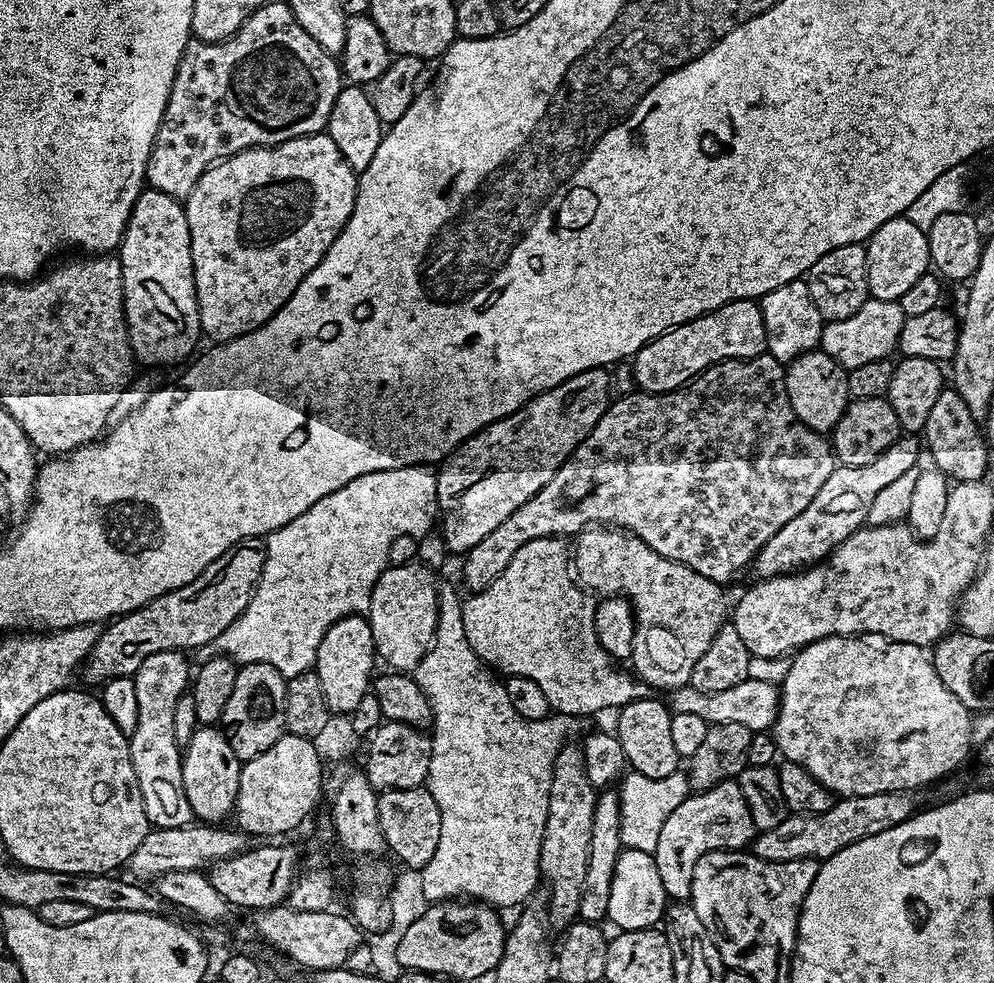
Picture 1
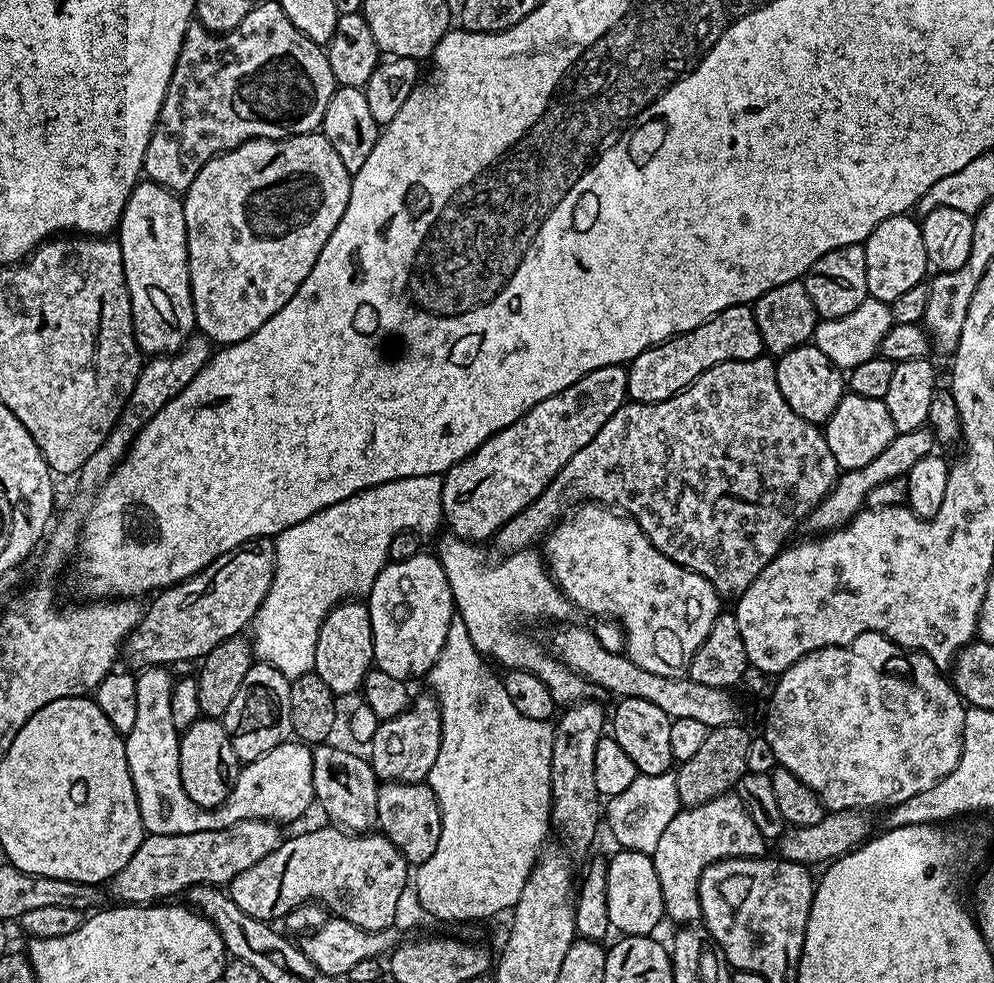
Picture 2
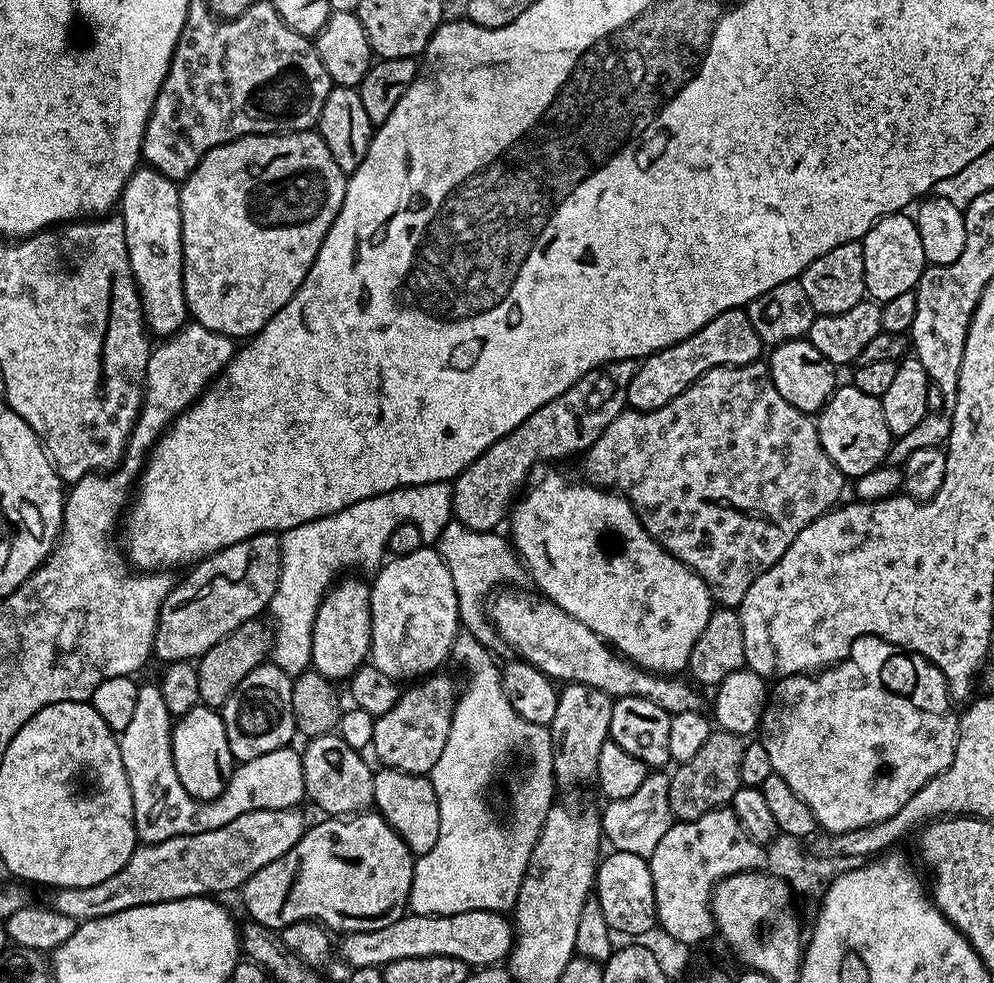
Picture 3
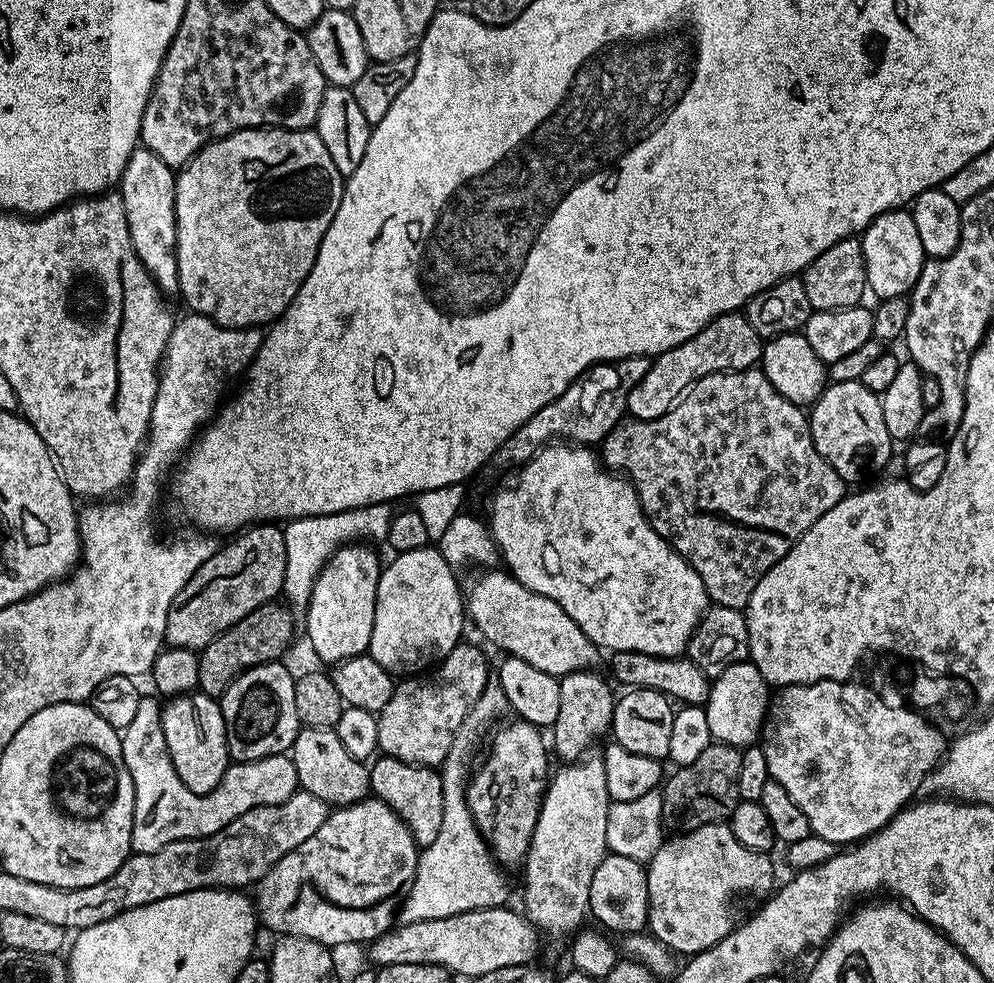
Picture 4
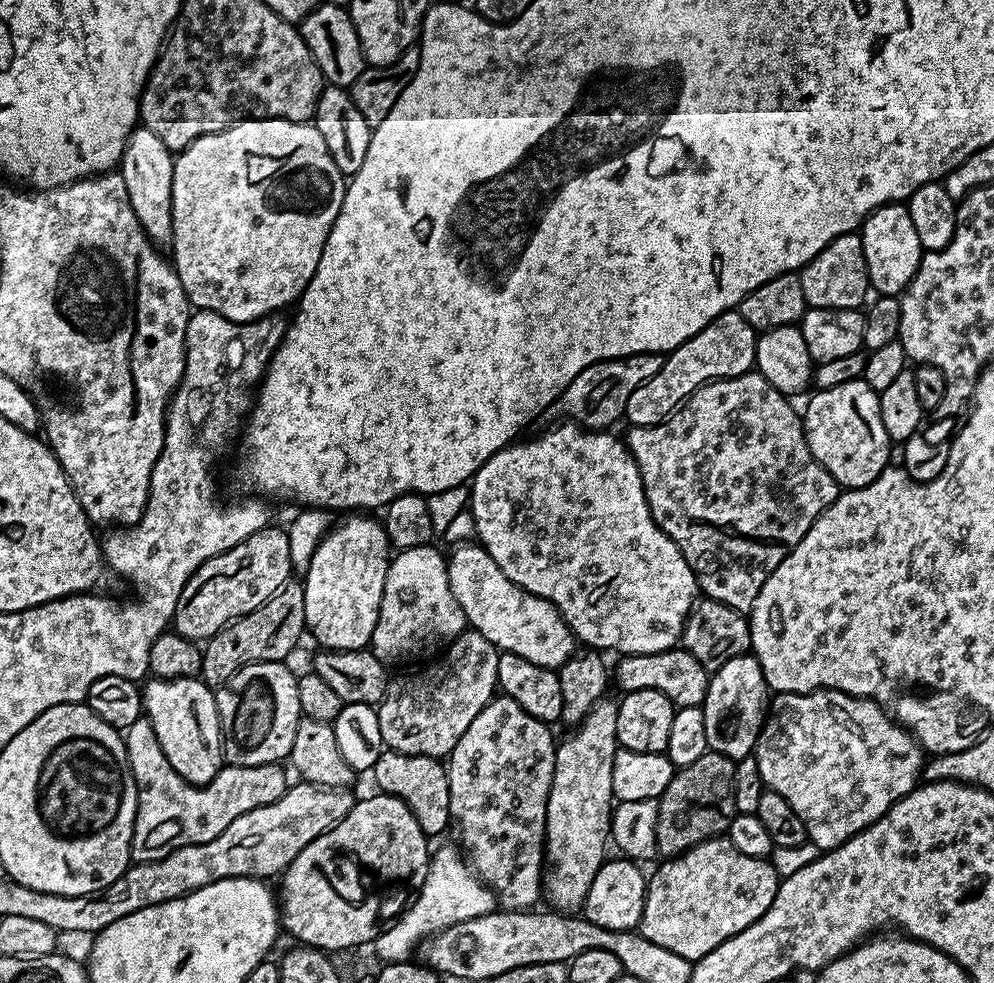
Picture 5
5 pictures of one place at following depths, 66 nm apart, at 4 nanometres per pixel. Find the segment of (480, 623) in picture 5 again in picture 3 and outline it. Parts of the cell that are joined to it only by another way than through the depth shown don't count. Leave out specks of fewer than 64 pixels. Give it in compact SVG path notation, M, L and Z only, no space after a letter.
M499 592L491 597L486 608L497 637L503 643L505 640L519 659L527 660L551 676L553 681L594 686L594 690L602 690L613 698L646 698L654 702L654 706L662 706L671 717L705 711L704 700L691 683L688 685L680 680L682 678L671 678L666 674L653 674L633 664L613 651L591 623L583 624L580 616L566 614L566 610L547 598L535 600L524 592Z

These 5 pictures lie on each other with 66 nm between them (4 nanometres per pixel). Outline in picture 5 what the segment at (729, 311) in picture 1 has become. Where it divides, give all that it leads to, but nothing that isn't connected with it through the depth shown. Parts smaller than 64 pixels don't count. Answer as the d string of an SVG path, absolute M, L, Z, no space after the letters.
M738 310L723 312L718 318L714 318L714 322L706 325L701 332L694 334L694 338L682 342L682 346L678 346L664 356L664 365L658 370L658 374L646 378L646 382L642 382L642 386L638 386L634 394L630 394L623 419L629 420L627 422L629 425L638 428L660 424L667 420L688 397L693 396L703 384L709 384L712 380L724 380L727 376L741 376L744 372L753 371L756 363L757 335L756 329L750 326L750 322L746 322L746 318L742 318Z

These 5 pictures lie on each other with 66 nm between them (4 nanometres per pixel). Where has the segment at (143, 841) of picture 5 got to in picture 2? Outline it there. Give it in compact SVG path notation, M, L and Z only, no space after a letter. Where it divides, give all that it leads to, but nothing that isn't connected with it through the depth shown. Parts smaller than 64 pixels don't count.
M149 666L136 676L138 719L134 730L124 736L126 762L138 798L145 833L153 836L198 834L226 830L243 820L296 820L314 804L314 762L312 748L303 742L274 746L262 758L249 760L237 771L232 790L217 808L198 806L186 794L180 777L180 737L170 714L170 694L174 683L169 669Z

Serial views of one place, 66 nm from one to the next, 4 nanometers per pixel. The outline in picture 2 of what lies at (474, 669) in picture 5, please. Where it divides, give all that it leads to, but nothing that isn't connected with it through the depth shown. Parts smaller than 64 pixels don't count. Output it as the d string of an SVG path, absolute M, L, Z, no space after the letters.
M431 694L420 696L409 703L407 710L389 720L380 721L370 745L370 763L377 781L419 784L427 781L430 766L438 758L438 746L442 746L442 722L440 704Z

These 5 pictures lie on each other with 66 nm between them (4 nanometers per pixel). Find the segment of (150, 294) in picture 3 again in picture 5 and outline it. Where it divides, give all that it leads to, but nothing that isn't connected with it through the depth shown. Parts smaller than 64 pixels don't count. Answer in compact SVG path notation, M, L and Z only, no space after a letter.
M138 126L130 134L128 144L118 165L124 179L126 194L130 194L130 206L138 214L144 231L153 245L172 243L172 179L174 178L174 154L150 129Z

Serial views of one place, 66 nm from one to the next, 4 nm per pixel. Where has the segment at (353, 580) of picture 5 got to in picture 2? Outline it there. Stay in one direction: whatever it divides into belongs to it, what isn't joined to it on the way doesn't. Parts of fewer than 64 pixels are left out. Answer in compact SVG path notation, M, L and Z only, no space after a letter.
M352 598L341 602L326 614L318 630L318 642L314 650L314 670L326 686L344 698L364 683L366 674L373 667L374 638L372 637L370 614L367 603Z

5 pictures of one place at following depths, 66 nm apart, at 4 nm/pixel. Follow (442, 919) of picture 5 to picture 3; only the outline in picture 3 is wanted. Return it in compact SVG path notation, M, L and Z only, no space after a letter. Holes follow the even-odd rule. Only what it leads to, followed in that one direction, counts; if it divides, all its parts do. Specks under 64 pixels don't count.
M460 630L453 640L451 659L457 660L468 671L468 685L456 697L450 738L442 750L442 758L434 762L430 779L434 794L438 794L438 842L434 850L425 856L415 857L414 878L408 899L408 908L417 916L449 916L470 910L512 910L515 909L518 890L530 862L530 854L538 842L538 834L546 822L546 814L557 799L558 785L554 774L554 750L552 729L547 724L526 722L506 702L502 691L501 665L496 664L493 649L488 648L474 634ZM512 751L521 752L528 759L528 773L524 781L512 792L512 817L508 824L500 825L484 791L492 784L496 771L508 760Z

